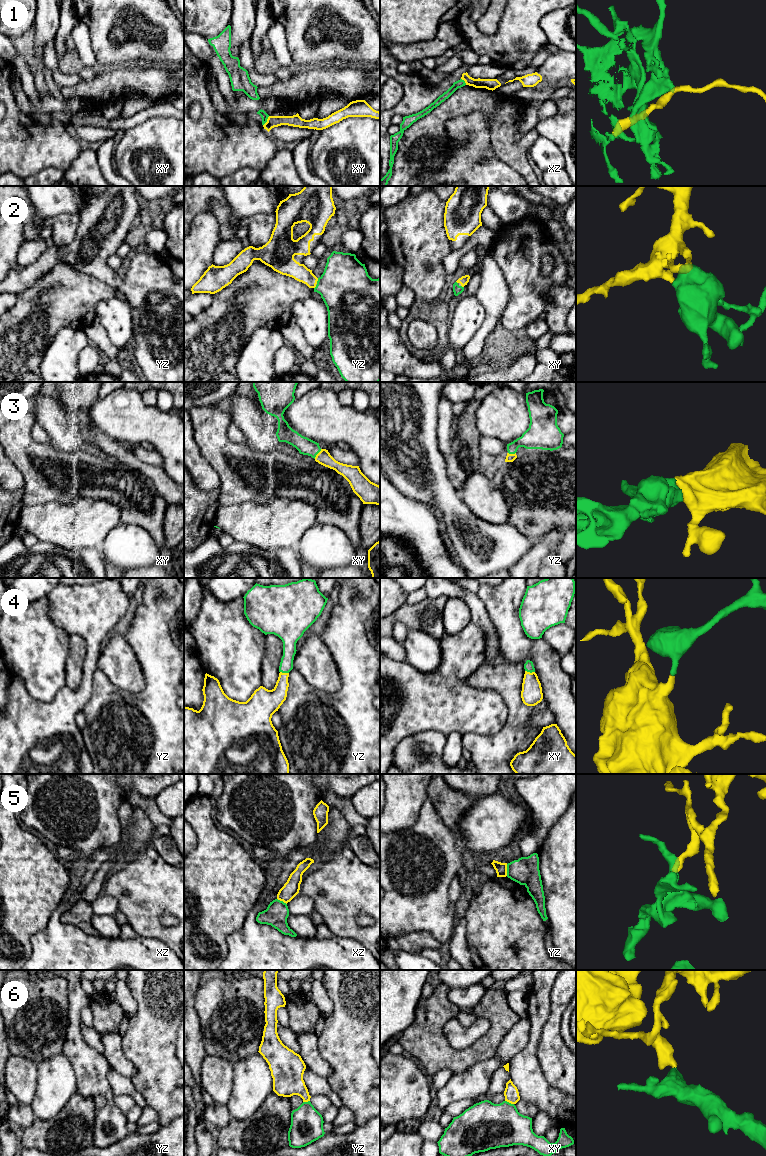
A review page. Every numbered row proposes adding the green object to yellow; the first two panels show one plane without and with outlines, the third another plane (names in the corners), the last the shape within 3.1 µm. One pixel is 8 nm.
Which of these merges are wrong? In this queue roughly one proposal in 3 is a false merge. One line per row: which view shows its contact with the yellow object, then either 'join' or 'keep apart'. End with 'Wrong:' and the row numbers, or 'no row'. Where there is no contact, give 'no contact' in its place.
1: xy | keep apart
2: yz | join
3: xy | join
4: xy | join
5: yz | keep apart
6: xy | join
Wrong: 1, 5

